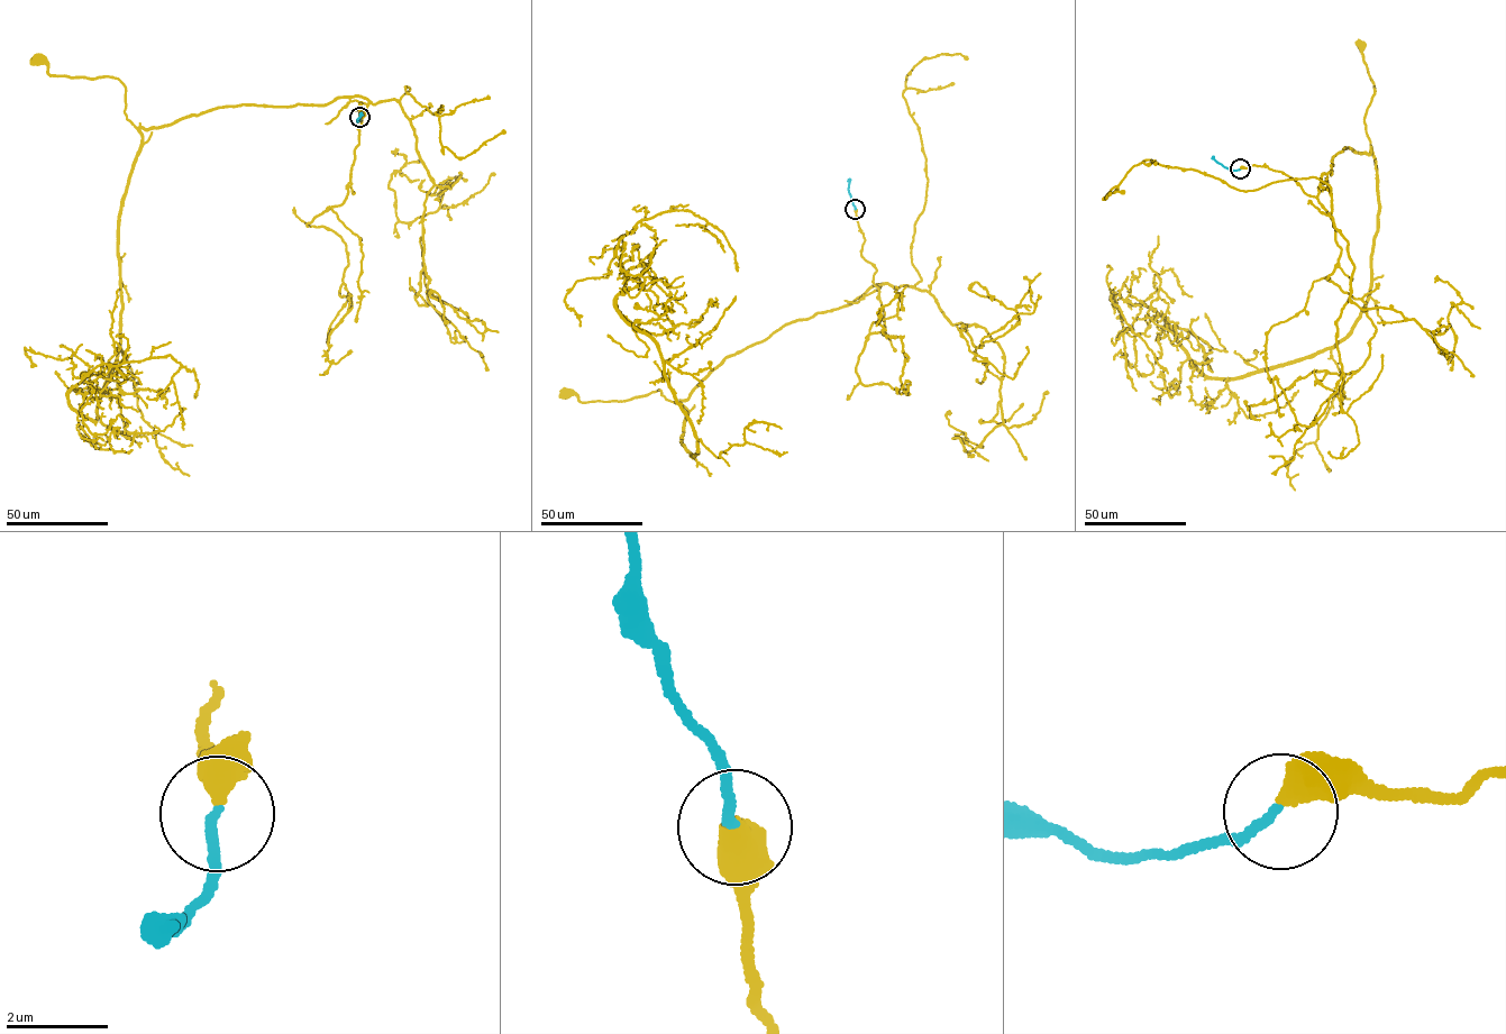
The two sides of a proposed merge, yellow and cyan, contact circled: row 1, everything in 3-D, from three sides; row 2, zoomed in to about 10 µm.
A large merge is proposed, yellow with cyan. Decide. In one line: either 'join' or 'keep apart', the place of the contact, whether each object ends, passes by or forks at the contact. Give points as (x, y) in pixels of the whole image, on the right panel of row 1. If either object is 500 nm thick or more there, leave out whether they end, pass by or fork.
join; place (1240, 168); yellow ends; cyan ends

